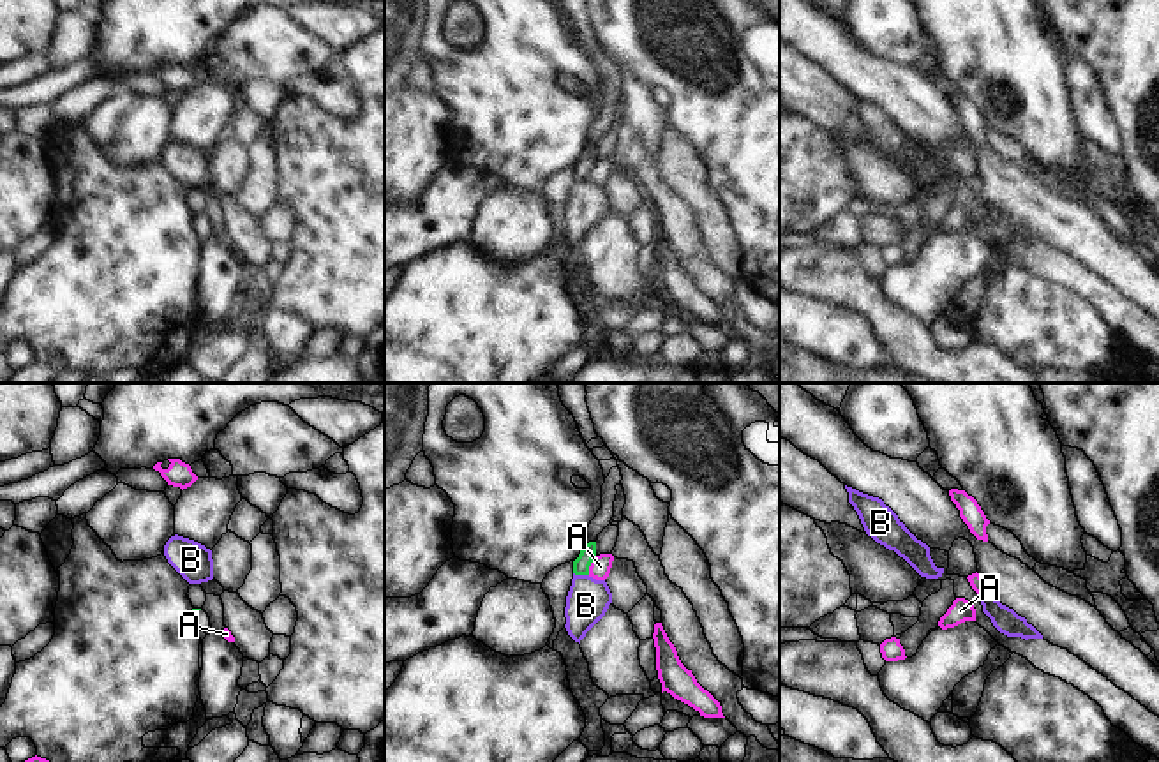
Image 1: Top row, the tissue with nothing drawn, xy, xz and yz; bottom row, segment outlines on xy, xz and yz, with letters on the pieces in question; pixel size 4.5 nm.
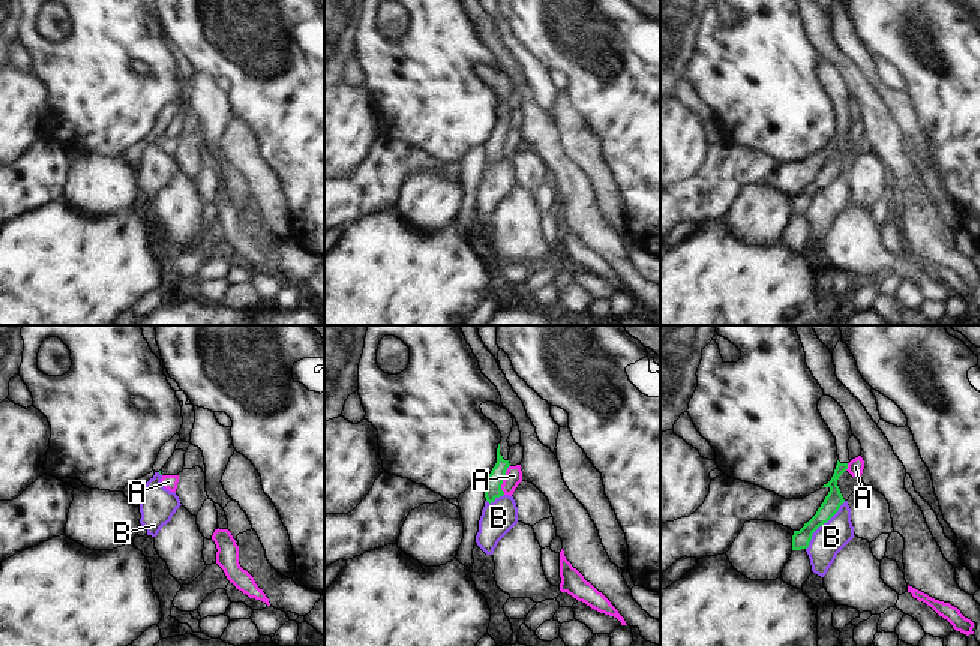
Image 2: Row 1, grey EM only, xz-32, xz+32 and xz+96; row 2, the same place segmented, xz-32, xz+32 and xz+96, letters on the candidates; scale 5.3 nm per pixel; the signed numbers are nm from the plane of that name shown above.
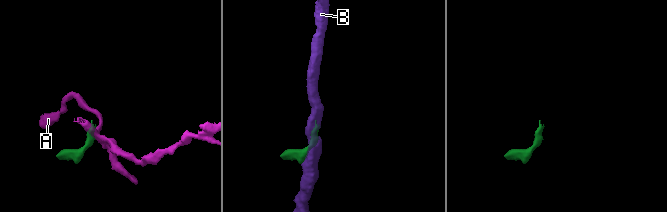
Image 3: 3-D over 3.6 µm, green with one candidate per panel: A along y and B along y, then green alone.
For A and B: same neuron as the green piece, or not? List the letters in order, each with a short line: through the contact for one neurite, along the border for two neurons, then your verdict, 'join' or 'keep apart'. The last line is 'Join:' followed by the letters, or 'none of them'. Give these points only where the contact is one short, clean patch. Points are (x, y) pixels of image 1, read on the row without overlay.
A: line xz (595, 159), (588, 179); keep apart
B: keep apart
Join: none of them

